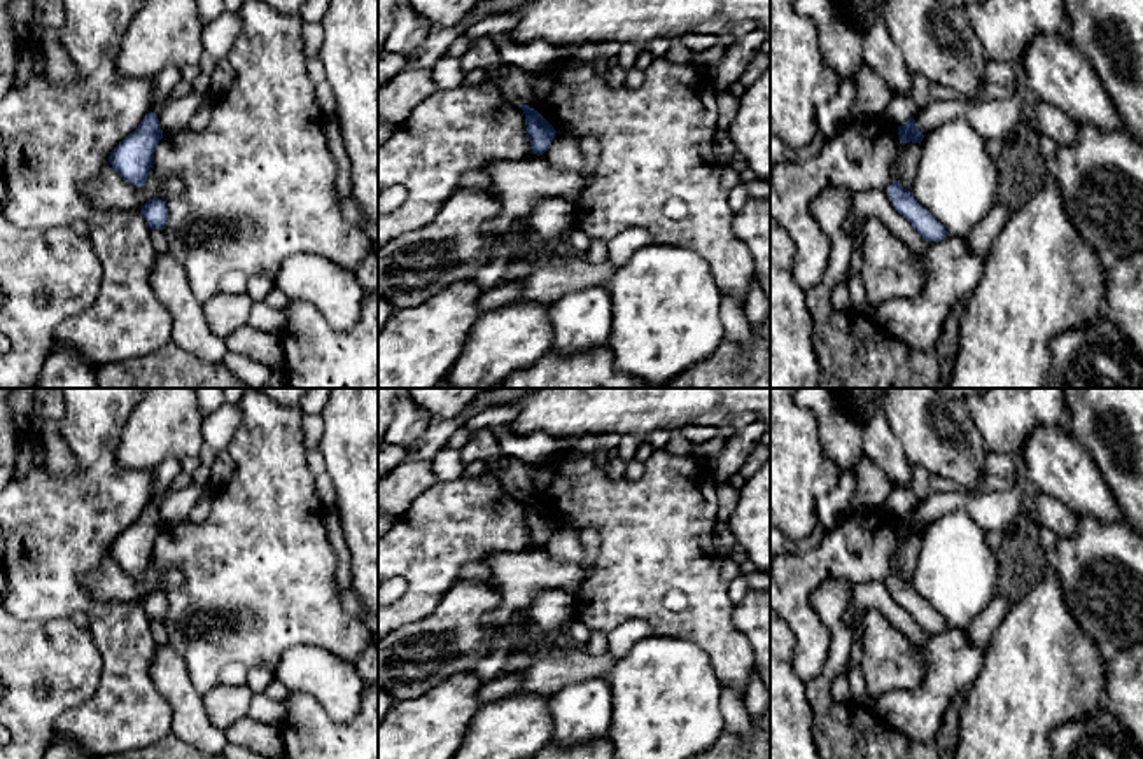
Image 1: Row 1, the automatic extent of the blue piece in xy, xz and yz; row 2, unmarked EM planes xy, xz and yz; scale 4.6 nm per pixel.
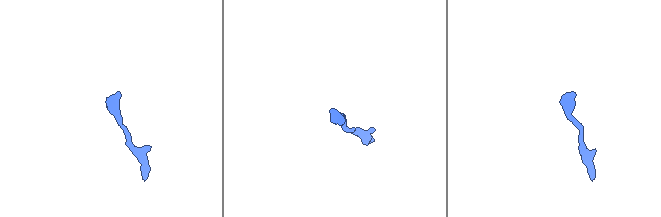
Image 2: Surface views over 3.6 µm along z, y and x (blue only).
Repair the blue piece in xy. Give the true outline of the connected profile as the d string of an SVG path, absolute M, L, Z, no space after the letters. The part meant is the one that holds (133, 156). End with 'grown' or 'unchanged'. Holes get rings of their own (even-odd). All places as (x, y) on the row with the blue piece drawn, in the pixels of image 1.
M149 112L109 156L109 163L128 184L142 187L151 175L154 152L163 138L158 114Z; unchanged

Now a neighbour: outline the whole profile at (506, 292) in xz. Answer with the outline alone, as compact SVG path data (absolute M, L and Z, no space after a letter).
M502 282L501 285L485 290L478 301L481 313L502 308L518 299L522 292L522 282Z

